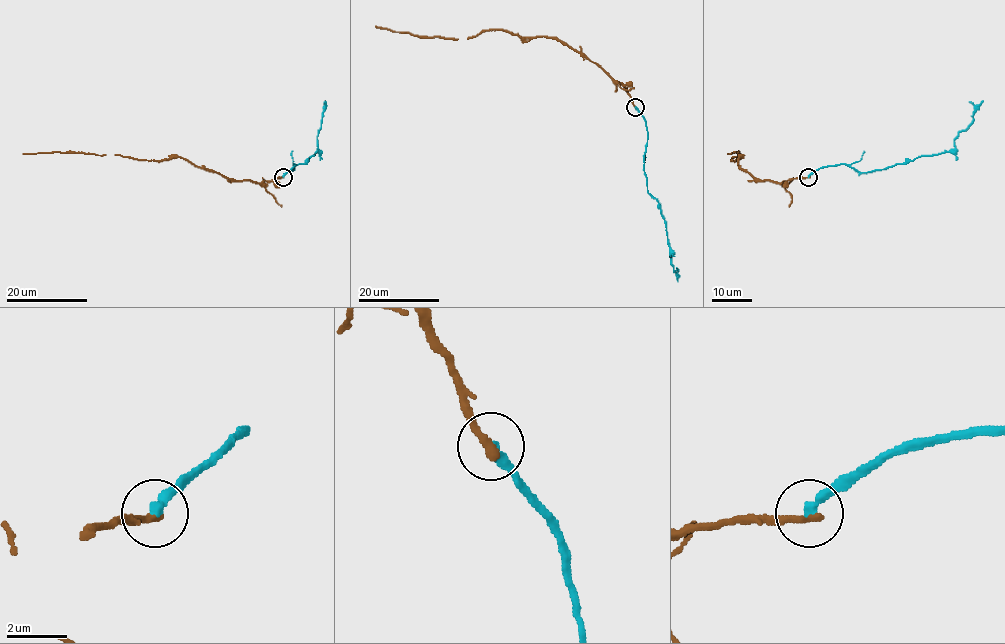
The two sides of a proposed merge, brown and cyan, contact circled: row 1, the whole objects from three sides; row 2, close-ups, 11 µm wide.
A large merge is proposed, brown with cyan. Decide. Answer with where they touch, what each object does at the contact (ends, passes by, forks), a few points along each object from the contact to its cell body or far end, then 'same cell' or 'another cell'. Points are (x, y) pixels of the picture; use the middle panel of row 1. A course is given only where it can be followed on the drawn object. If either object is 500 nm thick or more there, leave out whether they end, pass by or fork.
at (635, 107); brown ends there; cyan ends there; brown runs (635, 106), (623, 86), (555, 39), (522, 38), (501, 30), (467, 39), (420, 37), (375, 26); cyan runs (635, 106), (647, 131), (644, 158), (646, 184), (664, 220), (677, 281); another cell

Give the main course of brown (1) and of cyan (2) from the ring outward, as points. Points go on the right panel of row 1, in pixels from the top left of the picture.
1: (808, 176), (782, 182), (758, 180), (737, 164), (739, 157), (731, 160), (740, 154), (727, 154)
2: (808, 176), (832, 165), (846, 164), (860, 172), (951, 152), (954, 139), (972, 122), (975, 109), (983, 100)

